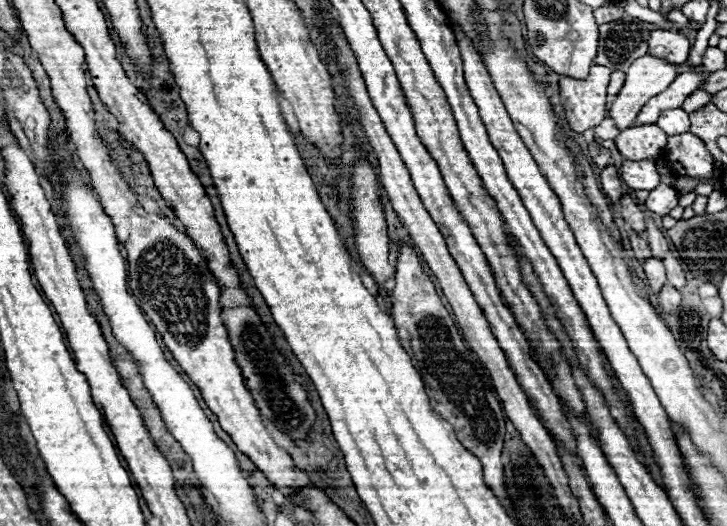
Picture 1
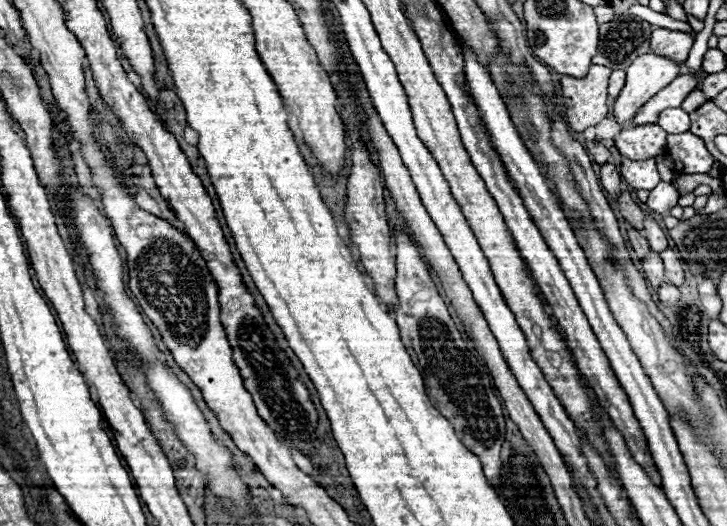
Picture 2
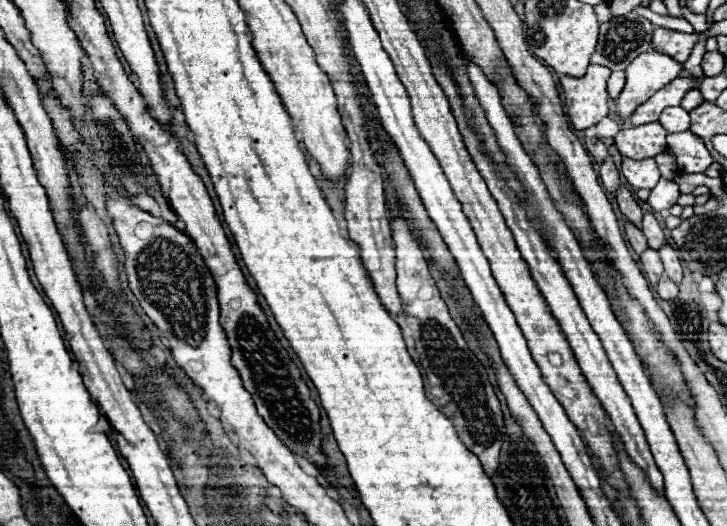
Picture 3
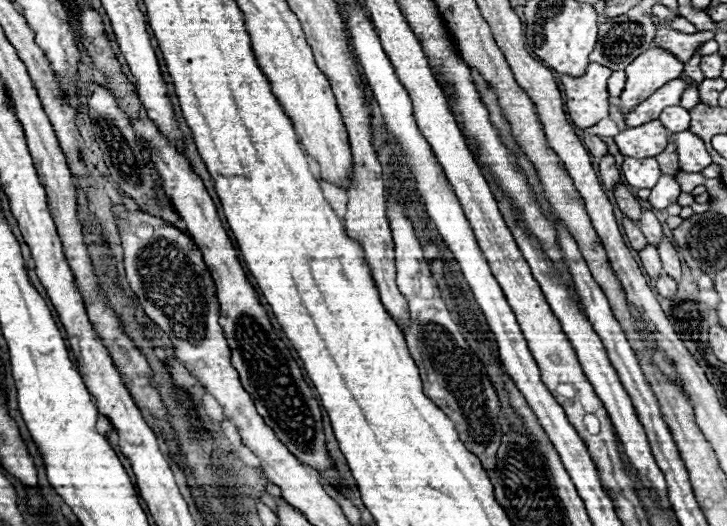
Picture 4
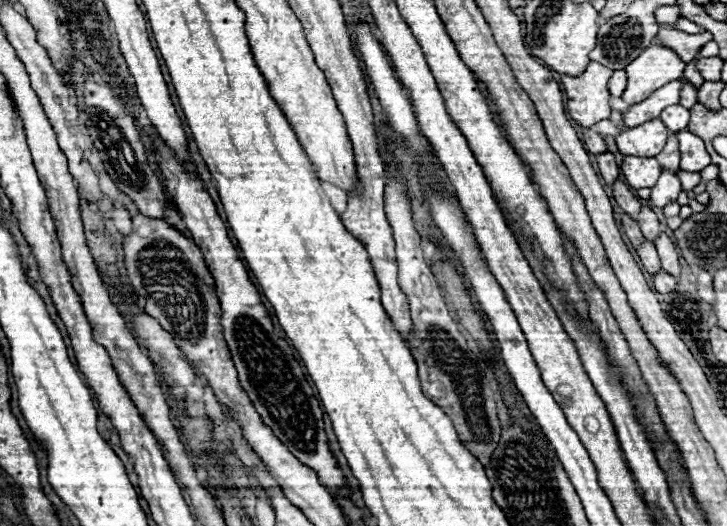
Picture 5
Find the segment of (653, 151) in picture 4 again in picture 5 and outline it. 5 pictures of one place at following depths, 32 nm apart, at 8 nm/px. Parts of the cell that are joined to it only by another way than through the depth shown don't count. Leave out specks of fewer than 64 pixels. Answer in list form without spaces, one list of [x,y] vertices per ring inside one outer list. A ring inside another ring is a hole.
[[[656,118],[636,128],[622,130],[616,136],[616,144],[624,156],[648,158],[662,152],[662,148],[666,146],[666,138],[668,138],[668,128],[662,124],[660,118]]]

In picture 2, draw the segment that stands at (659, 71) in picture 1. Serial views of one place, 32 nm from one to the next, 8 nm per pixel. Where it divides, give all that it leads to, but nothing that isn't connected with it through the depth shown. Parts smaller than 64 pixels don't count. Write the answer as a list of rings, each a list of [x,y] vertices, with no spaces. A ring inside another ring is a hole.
[[[656,54],[638,56],[626,70],[626,84],[620,96],[614,100],[612,116],[626,128],[632,124],[632,116],[650,100],[660,88],[666,88],[678,76],[678,64]]]

